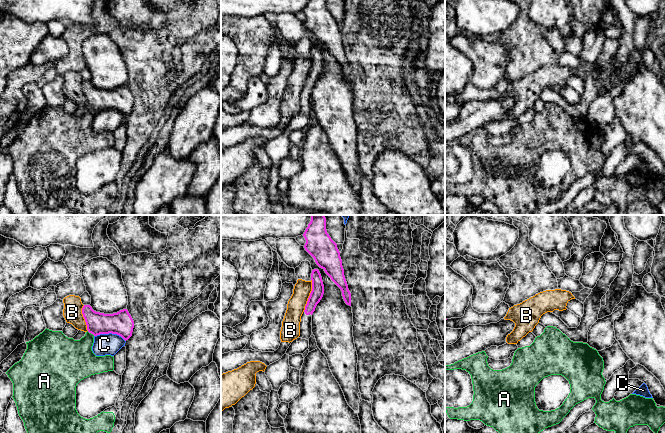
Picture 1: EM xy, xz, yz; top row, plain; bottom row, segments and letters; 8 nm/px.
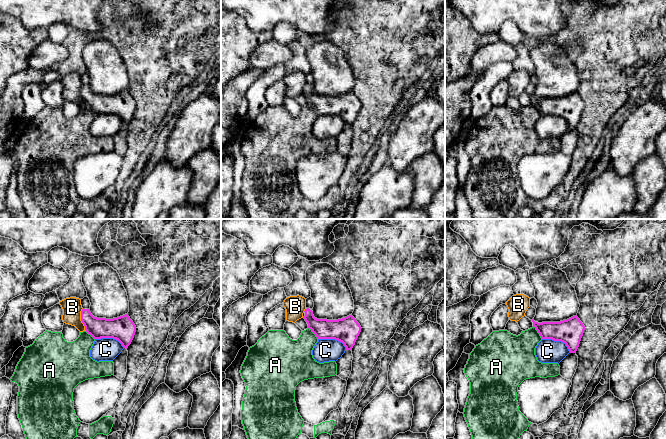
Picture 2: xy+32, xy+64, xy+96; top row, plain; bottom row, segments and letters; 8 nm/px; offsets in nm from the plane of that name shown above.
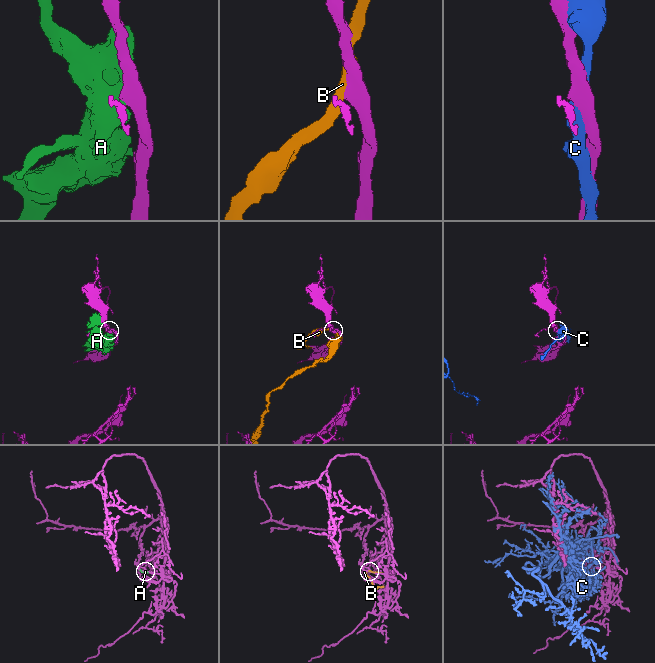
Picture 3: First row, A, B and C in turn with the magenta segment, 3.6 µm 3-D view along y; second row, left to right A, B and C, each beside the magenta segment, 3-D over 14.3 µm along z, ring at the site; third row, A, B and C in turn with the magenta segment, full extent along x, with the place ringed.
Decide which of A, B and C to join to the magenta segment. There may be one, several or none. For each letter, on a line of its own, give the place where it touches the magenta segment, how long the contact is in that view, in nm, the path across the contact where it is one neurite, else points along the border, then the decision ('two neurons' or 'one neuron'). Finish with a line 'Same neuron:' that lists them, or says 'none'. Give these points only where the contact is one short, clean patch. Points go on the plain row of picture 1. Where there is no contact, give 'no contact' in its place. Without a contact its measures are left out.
A: meets magenta in xy at (91, 109); contact 70 nm long; two neurons
B: meets magenta in xz at (310, 71); contact 280 nm long; two neurons
C: meets magenta in xy at (110, 108); contact 260 nm long; two neurons
Same neuron: none

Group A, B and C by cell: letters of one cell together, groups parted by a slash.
A / B / C

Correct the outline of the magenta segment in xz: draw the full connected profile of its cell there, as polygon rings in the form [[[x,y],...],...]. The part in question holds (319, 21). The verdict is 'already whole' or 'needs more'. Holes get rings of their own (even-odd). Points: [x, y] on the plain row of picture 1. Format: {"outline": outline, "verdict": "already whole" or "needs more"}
{"outline": [[[308,0],[303,12],[306,16],[305,26],[341,65],[345,79],[351,82],[351,69],[344,52],[340,28],[327,9],[326,0]]], "verdict": "already whole"}

